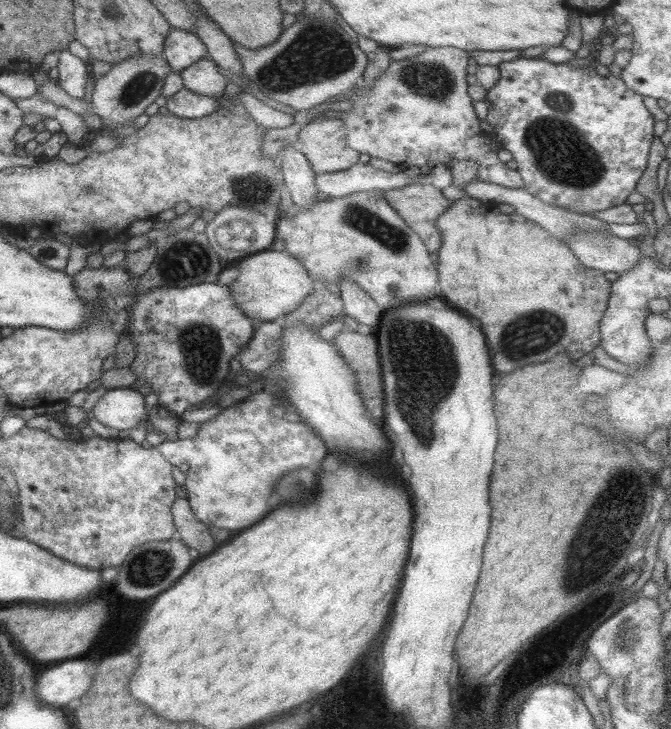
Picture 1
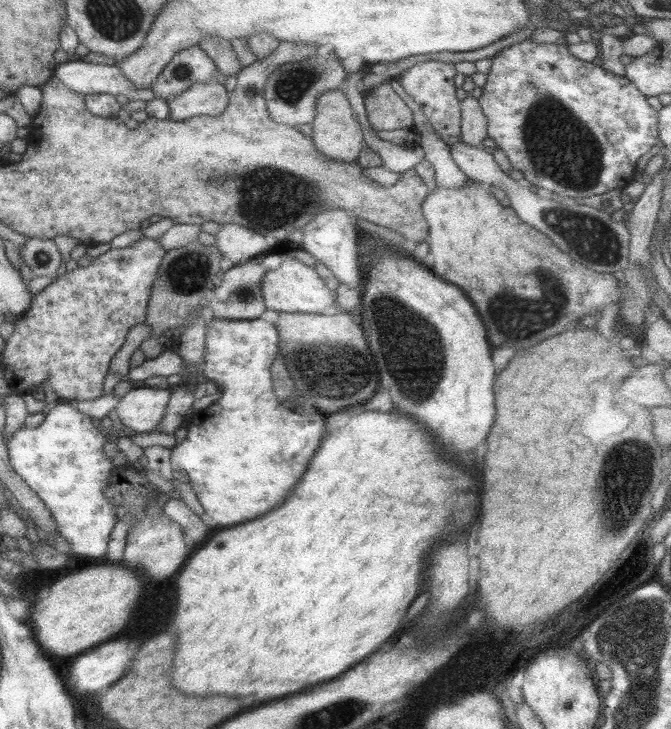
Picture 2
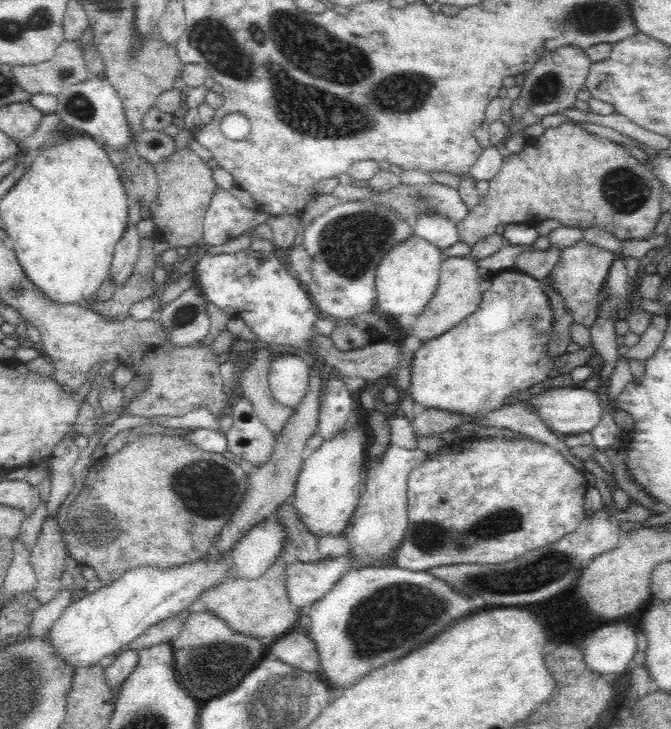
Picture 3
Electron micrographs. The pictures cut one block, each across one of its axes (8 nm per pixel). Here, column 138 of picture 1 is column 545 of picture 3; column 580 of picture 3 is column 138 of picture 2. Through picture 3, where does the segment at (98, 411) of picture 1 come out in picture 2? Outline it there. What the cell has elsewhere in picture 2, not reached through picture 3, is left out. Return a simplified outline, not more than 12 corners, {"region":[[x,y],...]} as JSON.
{"region":[[135,386],[113,412],[129,432],[157,432],[169,388]]}

